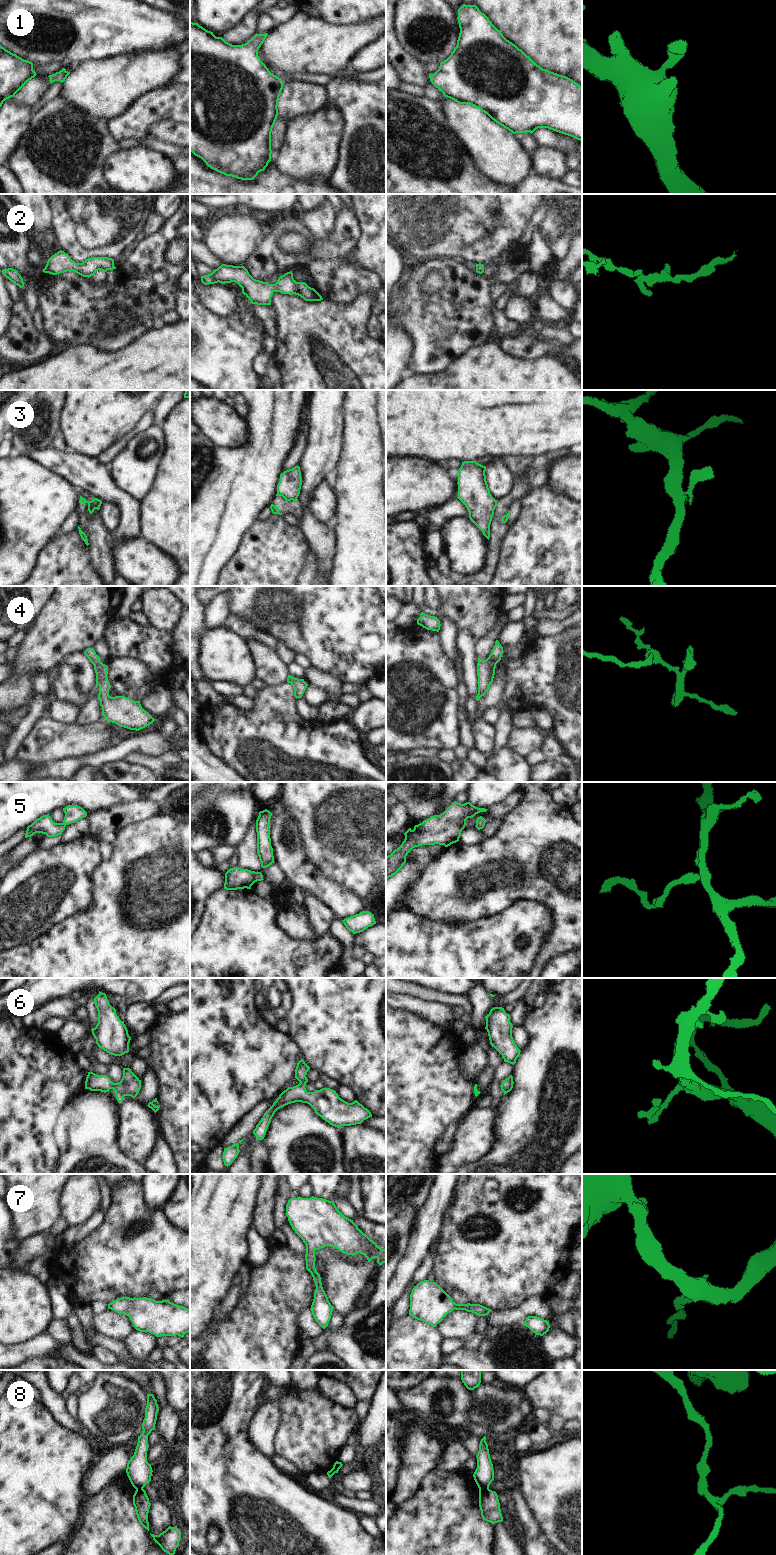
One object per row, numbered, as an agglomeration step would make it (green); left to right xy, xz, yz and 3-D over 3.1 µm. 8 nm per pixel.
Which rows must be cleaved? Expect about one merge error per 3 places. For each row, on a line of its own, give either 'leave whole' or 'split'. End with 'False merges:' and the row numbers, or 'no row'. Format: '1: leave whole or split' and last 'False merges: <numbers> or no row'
1: leave whole
2: leave whole
3: split
4: leave whole
5: leave whole
6: leave whole
7: leave whole
8: split
False merges: 3, 8

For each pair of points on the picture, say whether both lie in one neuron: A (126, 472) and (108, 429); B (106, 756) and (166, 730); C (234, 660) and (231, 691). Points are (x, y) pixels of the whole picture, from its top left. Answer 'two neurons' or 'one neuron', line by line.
A: two neurons
B: two neurons
C: two neurons

